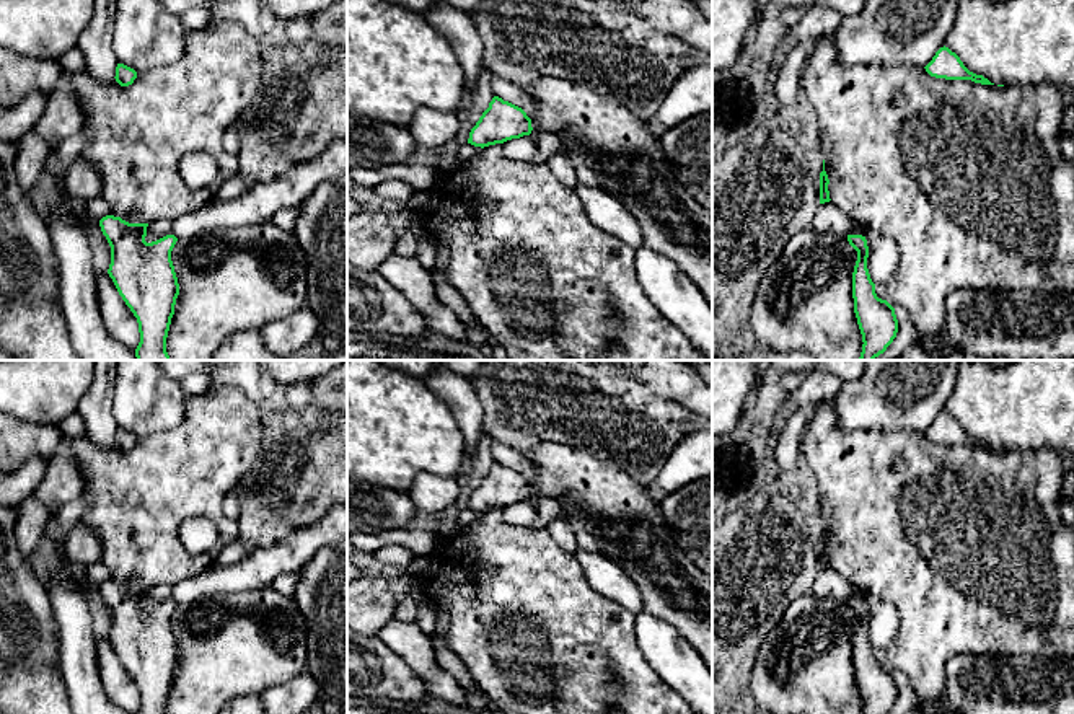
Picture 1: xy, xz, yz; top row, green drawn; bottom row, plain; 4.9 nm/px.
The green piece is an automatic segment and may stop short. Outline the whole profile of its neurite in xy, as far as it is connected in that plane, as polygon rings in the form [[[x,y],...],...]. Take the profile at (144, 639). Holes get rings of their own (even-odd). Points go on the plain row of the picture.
[[[114,580],[103,582],[99,592],[111,611],[108,639],[139,688],[137,714],[166,714],[179,660],[171,626],[178,603],[166,600],[147,608],[148,588],[129,588]]]

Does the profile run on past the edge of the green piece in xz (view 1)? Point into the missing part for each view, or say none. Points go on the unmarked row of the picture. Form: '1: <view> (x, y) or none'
1: none

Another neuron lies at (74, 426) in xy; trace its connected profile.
[[[72,412],[65,421],[59,424],[67,439],[81,437],[85,434],[85,422],[78,412]]]

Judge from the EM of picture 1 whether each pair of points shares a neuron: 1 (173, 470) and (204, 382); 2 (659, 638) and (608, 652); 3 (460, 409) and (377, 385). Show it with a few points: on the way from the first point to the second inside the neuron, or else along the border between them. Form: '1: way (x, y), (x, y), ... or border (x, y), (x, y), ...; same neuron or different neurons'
1: border (212, 388), (186, 396); different neurons
2: border (634, 615), (638, 647), (659, 677); different neurons
3: border (421, 380), (450, 411), (463, 439); different neurons

